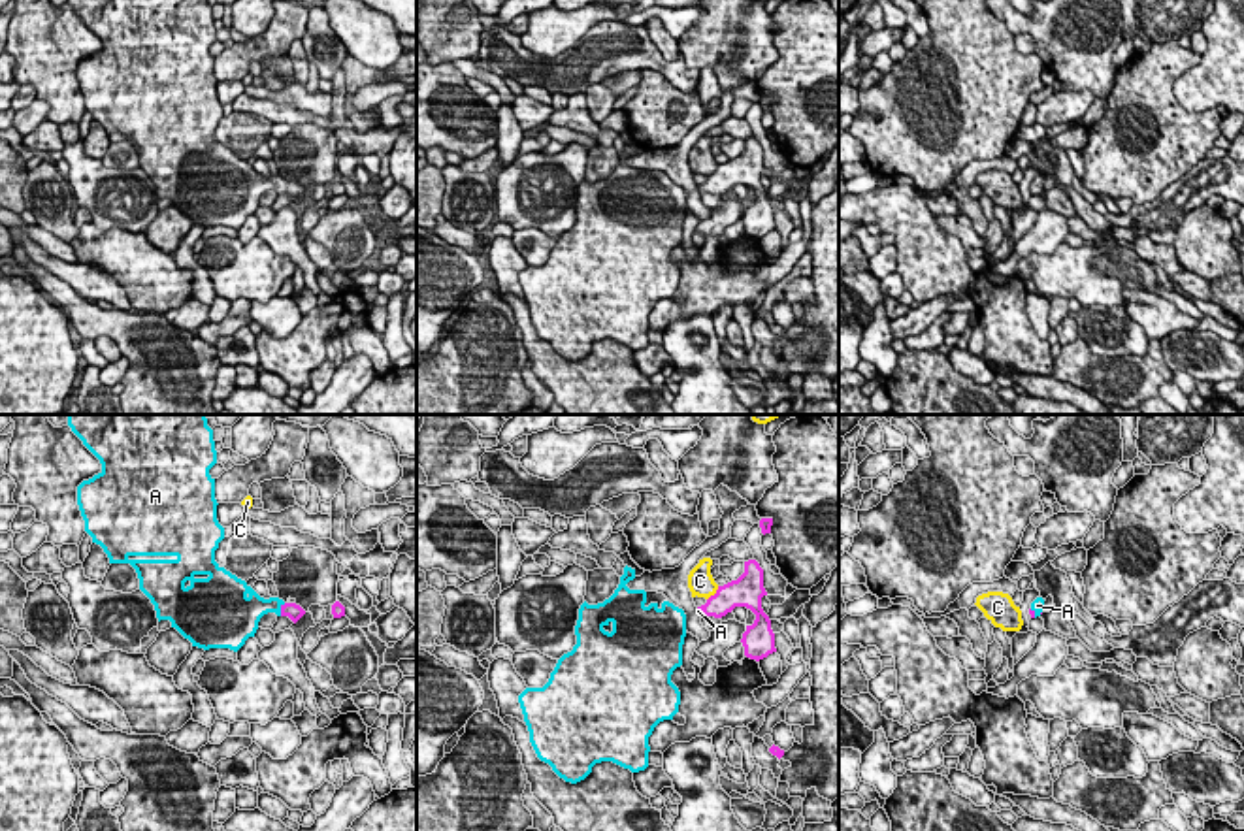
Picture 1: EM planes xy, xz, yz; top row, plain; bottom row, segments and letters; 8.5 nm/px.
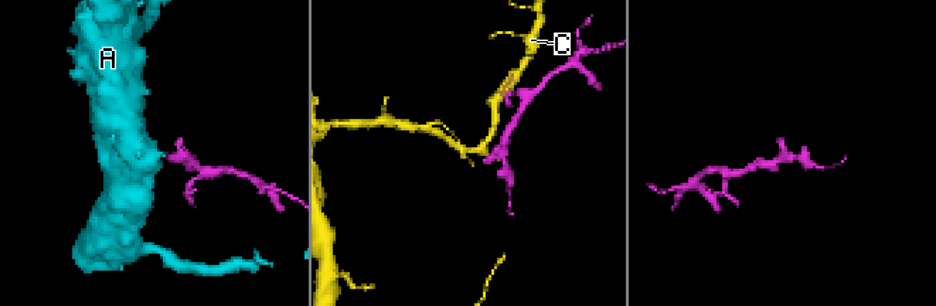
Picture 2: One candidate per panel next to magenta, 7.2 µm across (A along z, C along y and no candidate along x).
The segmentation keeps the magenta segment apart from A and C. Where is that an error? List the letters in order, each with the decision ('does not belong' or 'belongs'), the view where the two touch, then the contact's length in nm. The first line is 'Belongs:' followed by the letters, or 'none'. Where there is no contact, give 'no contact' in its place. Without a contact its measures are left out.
Belongs: A
A: belongs | xy | 120 nm
C: does not belong | xz | 160 nm

